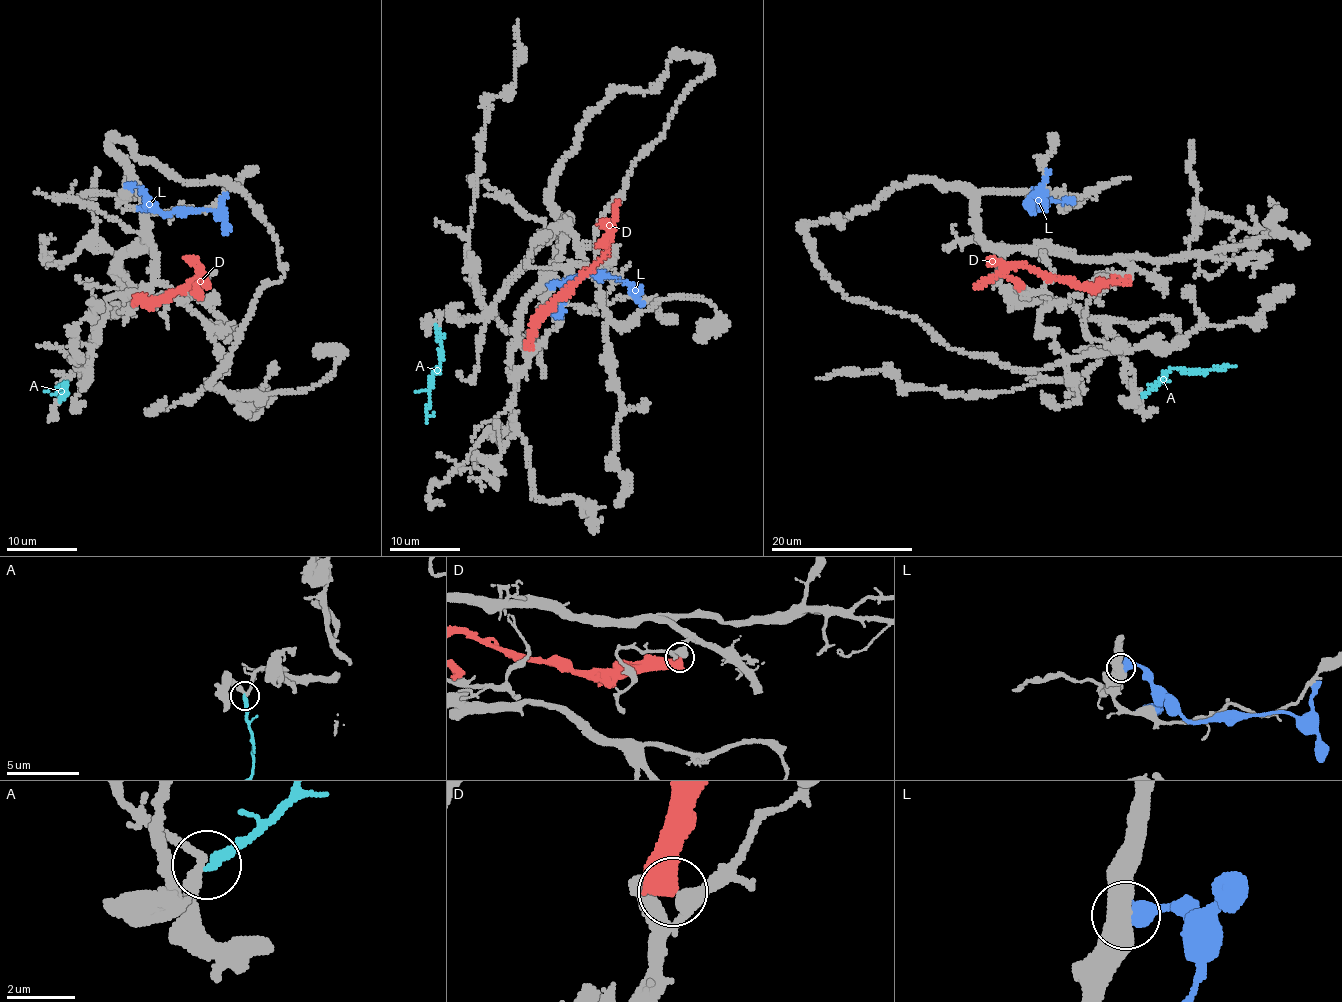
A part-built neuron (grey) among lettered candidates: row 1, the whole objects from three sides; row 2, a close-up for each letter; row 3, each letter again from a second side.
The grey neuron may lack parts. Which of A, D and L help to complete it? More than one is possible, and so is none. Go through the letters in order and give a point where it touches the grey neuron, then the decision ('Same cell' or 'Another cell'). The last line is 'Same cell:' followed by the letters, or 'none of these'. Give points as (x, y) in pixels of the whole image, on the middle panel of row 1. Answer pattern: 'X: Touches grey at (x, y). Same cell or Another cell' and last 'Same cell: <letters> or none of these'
A: Touches grey at (437, 326). Another cell
D: Touches grey at (530, 347). Another cell
L: Touches grey at (550, 284). Another cell
Same cell: none of these

